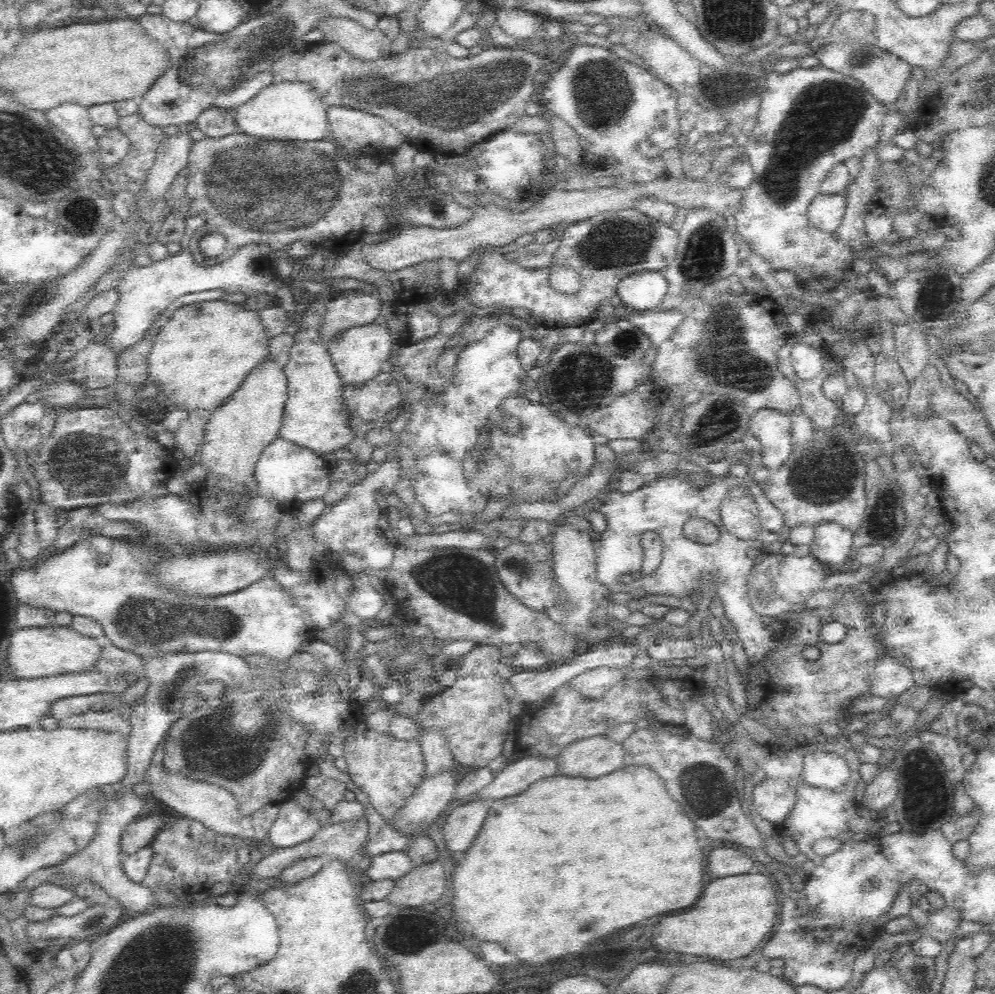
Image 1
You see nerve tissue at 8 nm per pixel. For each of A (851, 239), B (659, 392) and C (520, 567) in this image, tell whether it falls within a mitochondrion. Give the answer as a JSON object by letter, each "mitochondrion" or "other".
{"A":"other","B":"other","C":"mitochondrion"}

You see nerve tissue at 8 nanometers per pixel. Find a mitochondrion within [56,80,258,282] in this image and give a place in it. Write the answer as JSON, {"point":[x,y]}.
{"point":[80,211]}

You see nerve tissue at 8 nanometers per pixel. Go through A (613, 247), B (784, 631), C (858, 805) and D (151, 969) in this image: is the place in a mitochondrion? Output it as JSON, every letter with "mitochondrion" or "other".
{"A":"mitochondrion","B":"other","C":"other","D":"mitochondrion"}

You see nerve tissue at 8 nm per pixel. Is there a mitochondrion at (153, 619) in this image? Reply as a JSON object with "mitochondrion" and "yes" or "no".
{"mitochondrion":"yes"}

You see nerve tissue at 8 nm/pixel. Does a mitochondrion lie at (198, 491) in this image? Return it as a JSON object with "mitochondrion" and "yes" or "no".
{"mitochondrion":"no"}

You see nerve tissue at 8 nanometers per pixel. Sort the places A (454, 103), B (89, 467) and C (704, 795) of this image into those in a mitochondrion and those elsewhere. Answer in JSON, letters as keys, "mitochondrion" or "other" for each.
{"A":"mitochondrion","B":"mitochondrion","C":"mitochondrion"}

